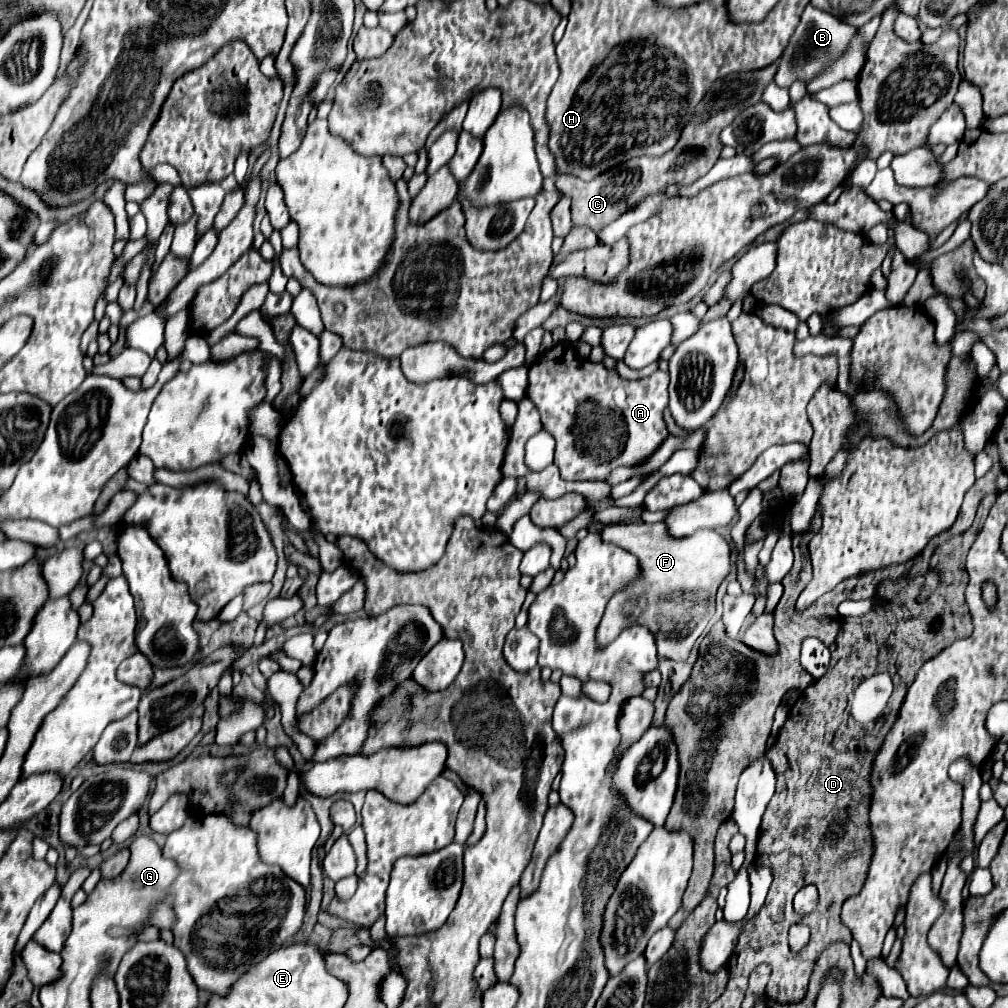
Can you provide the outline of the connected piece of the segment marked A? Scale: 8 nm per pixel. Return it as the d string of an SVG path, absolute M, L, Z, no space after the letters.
M569 339L565 341L559 341L557 345L553 345L549 351L541 353L535 363L531 363L529 367L529 385L527 385L527 399L537 407L539 415L541 415L541 423L543 423L543 429L549 431L557 443L555 447L555 463L561 471L561 477L565 481L597 481L597 479L605 479L613 469L617 467L637 467L637 463L645 463L657 449L659 445L667 439L669 431L667 431L667 425L665 425L665 419L663 419L663 411L667 409L669 405L669 393L667 393L667 385L669 385L669 373L665 371L655 371L653 375L645 377L645 379L635 379L635 381L629 381L629 379L623 379L617 369L607 369L603 363L593 363L589 359L581 359L577 353L575 353L575 347Z

